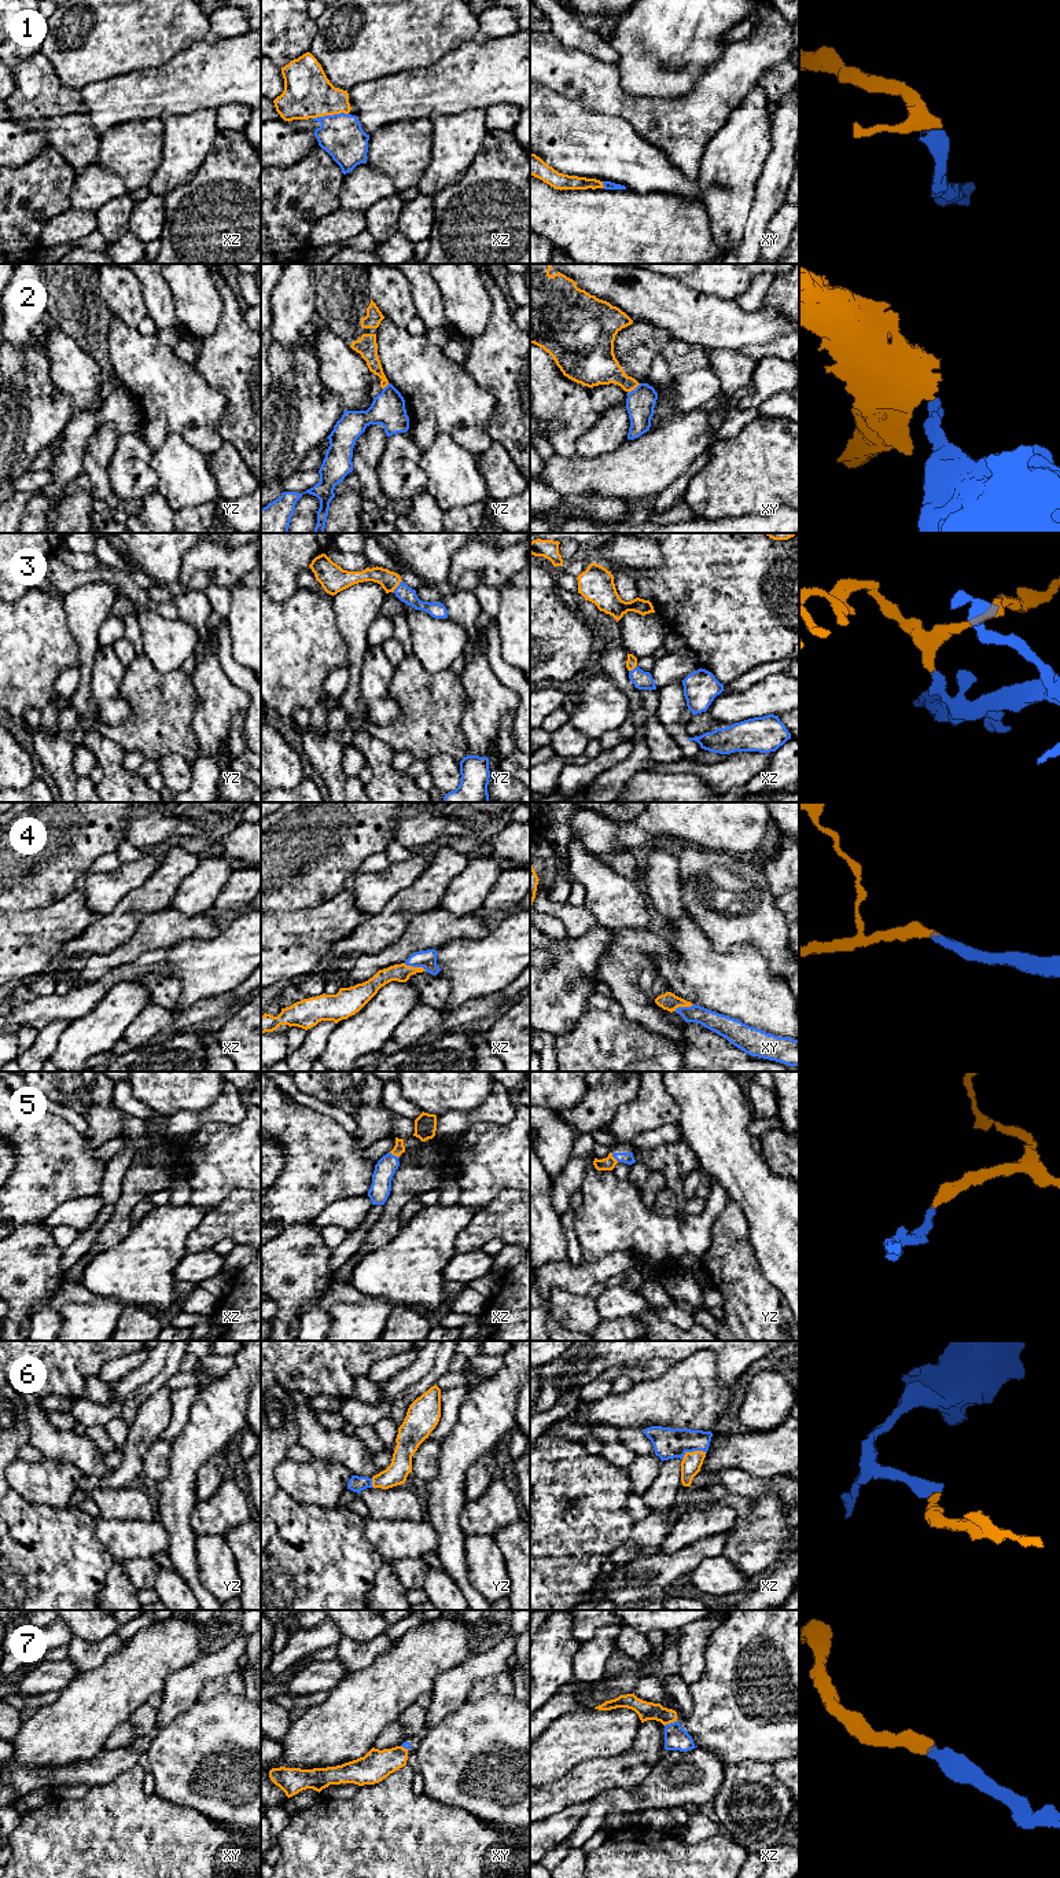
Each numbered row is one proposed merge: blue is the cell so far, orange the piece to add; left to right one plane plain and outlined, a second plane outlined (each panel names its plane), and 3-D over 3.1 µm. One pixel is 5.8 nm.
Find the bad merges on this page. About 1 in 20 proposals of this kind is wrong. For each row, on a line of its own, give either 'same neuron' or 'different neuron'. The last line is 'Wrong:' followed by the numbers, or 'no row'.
1: same neuron
2: different neuron
3: same neuron
4: same neuron
5: same neuron
6: same neuron
7: same neuron
Wrong: 2

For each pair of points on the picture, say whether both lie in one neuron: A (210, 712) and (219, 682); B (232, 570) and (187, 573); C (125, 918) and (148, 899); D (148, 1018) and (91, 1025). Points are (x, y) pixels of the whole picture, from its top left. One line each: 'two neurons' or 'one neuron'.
A: one neuron
B: one neuron
C: one neuron
D: two neurons

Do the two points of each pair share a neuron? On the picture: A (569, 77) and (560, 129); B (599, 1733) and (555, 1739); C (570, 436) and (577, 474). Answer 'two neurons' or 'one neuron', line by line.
A: two neurons
B: one neuron
C: two neurons

